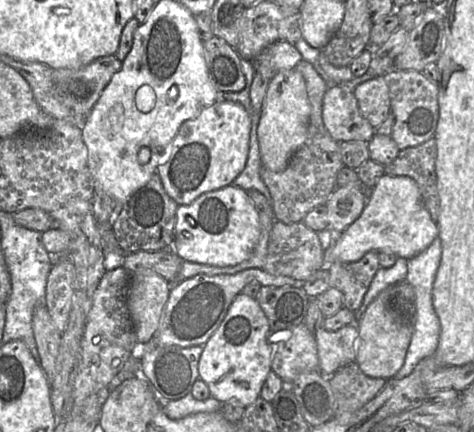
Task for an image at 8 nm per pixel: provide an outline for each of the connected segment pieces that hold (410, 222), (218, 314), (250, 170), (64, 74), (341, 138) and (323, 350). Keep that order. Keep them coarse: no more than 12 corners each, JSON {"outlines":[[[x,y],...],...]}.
{"outlines":[[[384,174],[322,269],[372,250],[408,260],[438,226],[415,180]],[[263,269],[172,284],[154,342],[203,346],[249,282],[292,286]],[[251,112],[248,158],[233,185],[259,191],[271,204],[269,189],[260,177],[262,162],[257,136],[260,116]],[[110,55],[52,69],[57,98],[87,116],[121,66]],[[329,85],[322,118],[338,142],[369,142],[376,129],[354,92]],[[358,329],[314,333],[319,370],[331,377],[356,361]]]}

